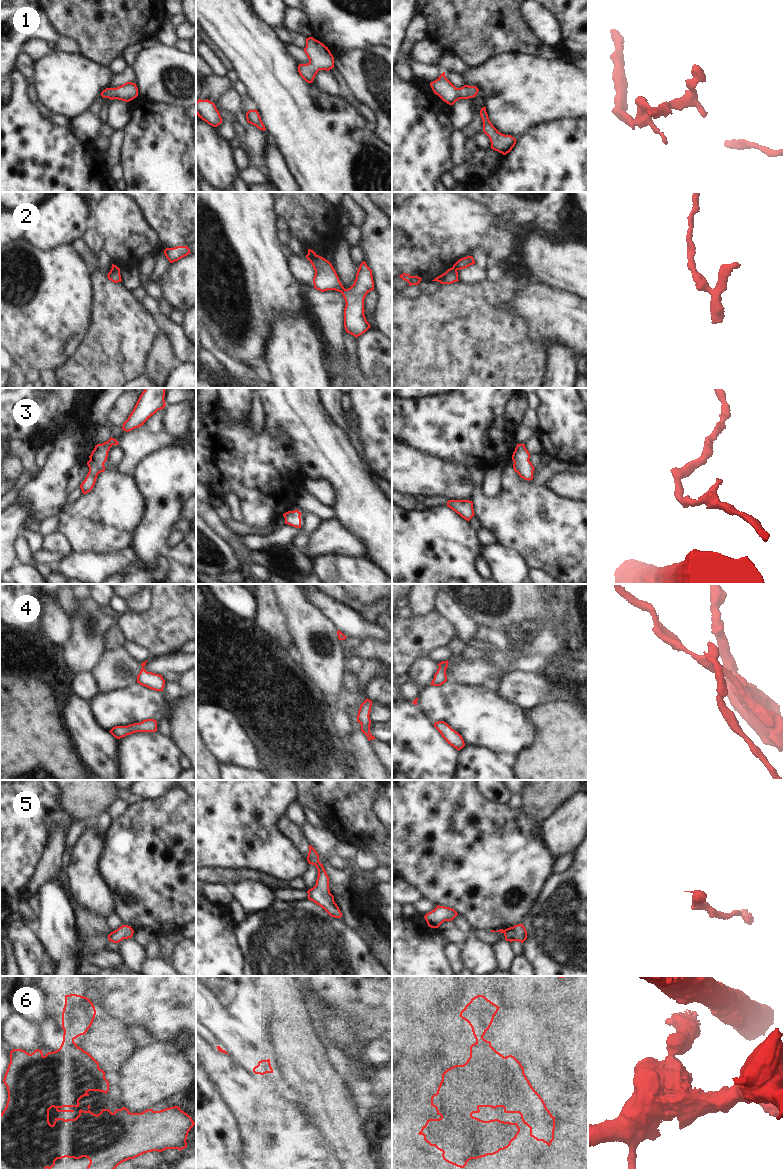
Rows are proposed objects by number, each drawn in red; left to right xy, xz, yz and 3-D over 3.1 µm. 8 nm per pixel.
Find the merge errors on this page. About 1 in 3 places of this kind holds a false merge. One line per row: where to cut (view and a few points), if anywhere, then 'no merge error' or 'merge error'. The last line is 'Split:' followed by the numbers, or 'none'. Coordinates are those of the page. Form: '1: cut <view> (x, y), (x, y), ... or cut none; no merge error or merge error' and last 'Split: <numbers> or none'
1: cut none; no merge error
2: cut yz (452, 267), (456, 270); merge error
3: cut none; no merge error
4: cut none; no merge error
5: cut none; no merge error
6: cut xy (63, 1040), (73, 1041); merge error
Split: 2, 6

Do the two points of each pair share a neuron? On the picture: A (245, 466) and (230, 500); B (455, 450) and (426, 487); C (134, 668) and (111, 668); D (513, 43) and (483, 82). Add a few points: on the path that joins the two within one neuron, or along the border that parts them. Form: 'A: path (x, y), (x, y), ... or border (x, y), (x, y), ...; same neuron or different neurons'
A: border (225, 494), (233, 494), (236, 497), (241, 516); different neurons
B: border (425, 451), (435, 456), (452, 459), (468, 467); different neurons
C: path (128, 668), (117, 668); same neuron
D: border (529, 54), (501, 53), (484, 61); different neurons

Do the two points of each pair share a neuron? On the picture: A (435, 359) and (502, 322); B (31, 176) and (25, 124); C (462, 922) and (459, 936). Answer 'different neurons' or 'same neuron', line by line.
A: same neuron
B: same neuron
C: different neurons

